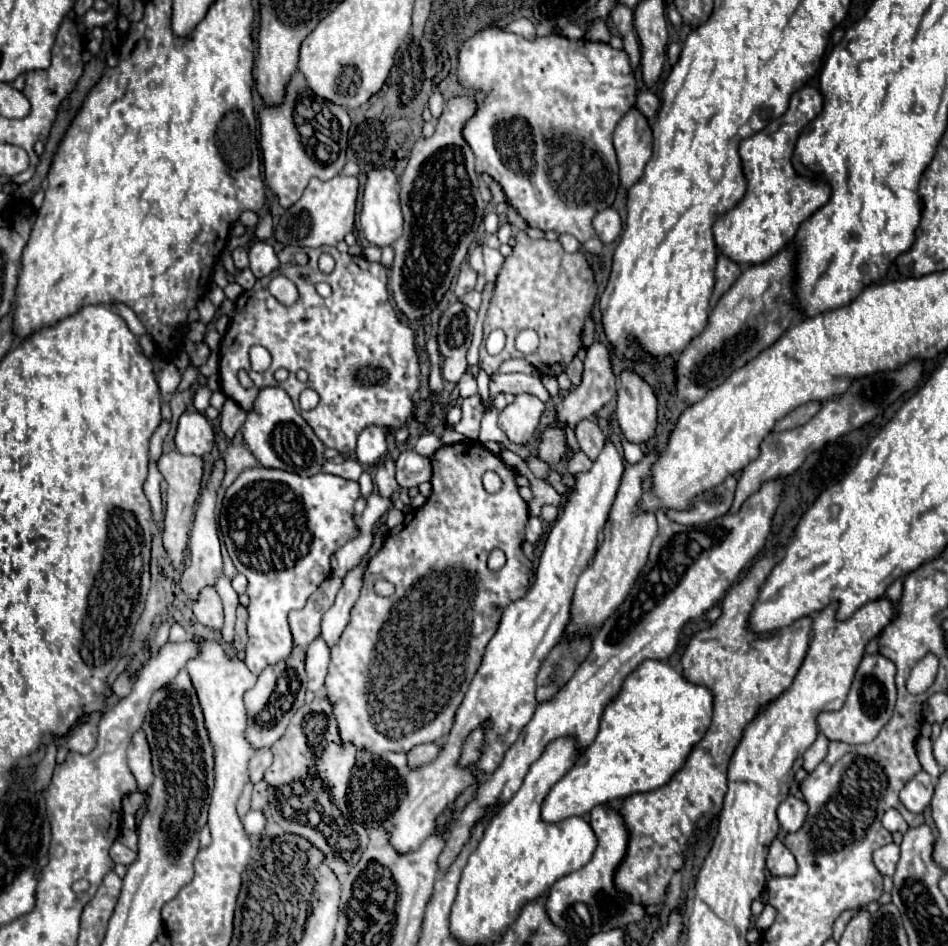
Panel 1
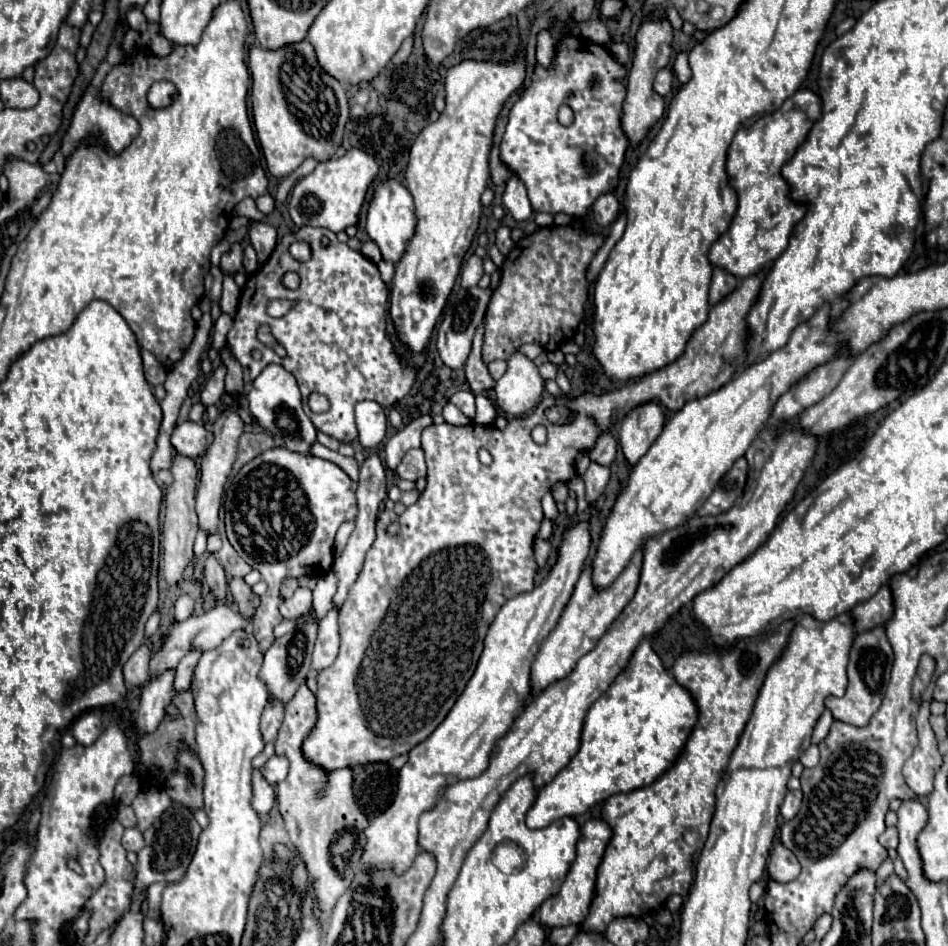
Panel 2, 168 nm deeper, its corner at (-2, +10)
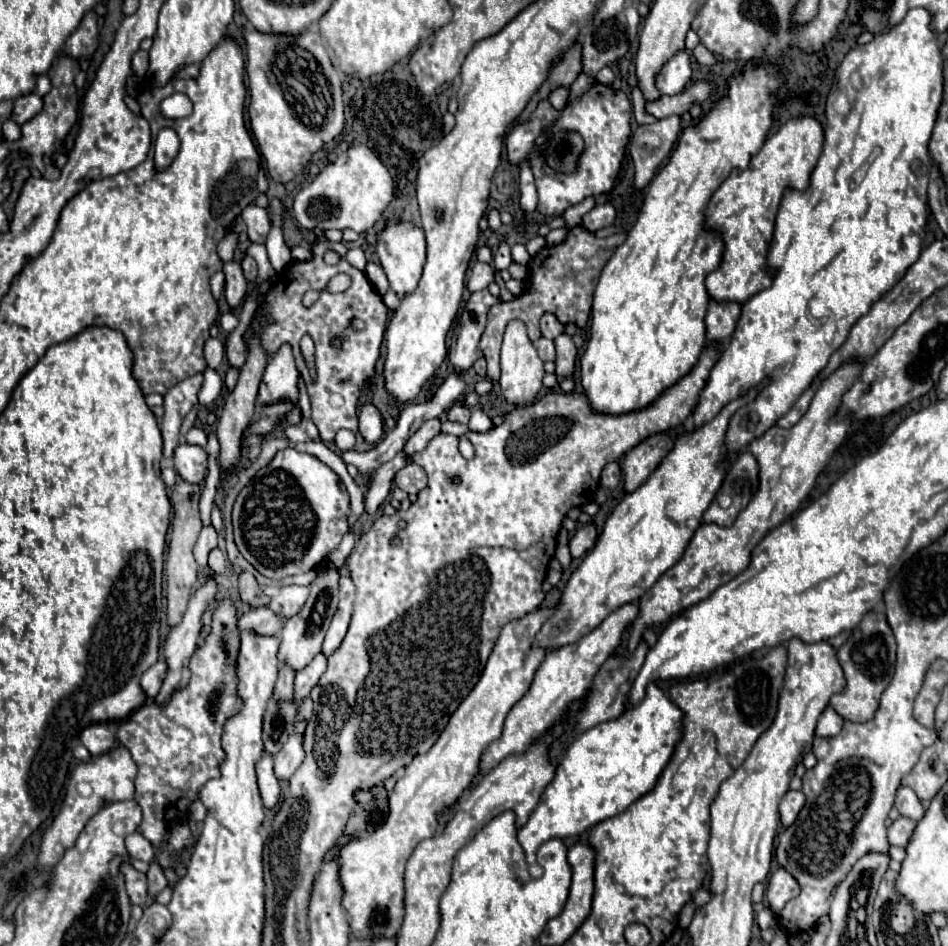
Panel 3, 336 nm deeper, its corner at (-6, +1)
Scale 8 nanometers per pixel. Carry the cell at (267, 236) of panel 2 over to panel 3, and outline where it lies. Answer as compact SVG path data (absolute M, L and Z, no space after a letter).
M247 205L241 213L245 225L247 225L247 235L255 243L265 243L269 229L271 229L271 219L269 211L259 207L259 205Z

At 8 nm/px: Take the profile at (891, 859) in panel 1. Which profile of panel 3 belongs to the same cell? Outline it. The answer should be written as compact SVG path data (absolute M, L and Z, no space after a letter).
M901 815L901 817L895 819L893 825L889 827L889 843L891 843L891 845L905 847L905 845L909 843L913 831L915 831L915 821Z

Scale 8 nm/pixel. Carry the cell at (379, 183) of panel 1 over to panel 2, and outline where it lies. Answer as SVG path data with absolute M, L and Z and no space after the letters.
M387 178L387 180L379 182L379 186L375 188L375 194L371 198L371 204L369 204L365 228L367 228L367 234L371 236L371 240L381 248L381 254L385 260L397 262L403 256L405 246L407 246L409 238L413 236L415 224L417 224L417 220L413 214L413 198L411 198L409 190L395 178Z

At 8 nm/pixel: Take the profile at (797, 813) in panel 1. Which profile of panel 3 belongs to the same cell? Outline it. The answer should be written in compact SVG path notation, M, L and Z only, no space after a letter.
M787 791L787 795L779 803L779 817L783 827L789 827L797 819L797 813L801 811L803 803L805 803L805 795L801 791Z

